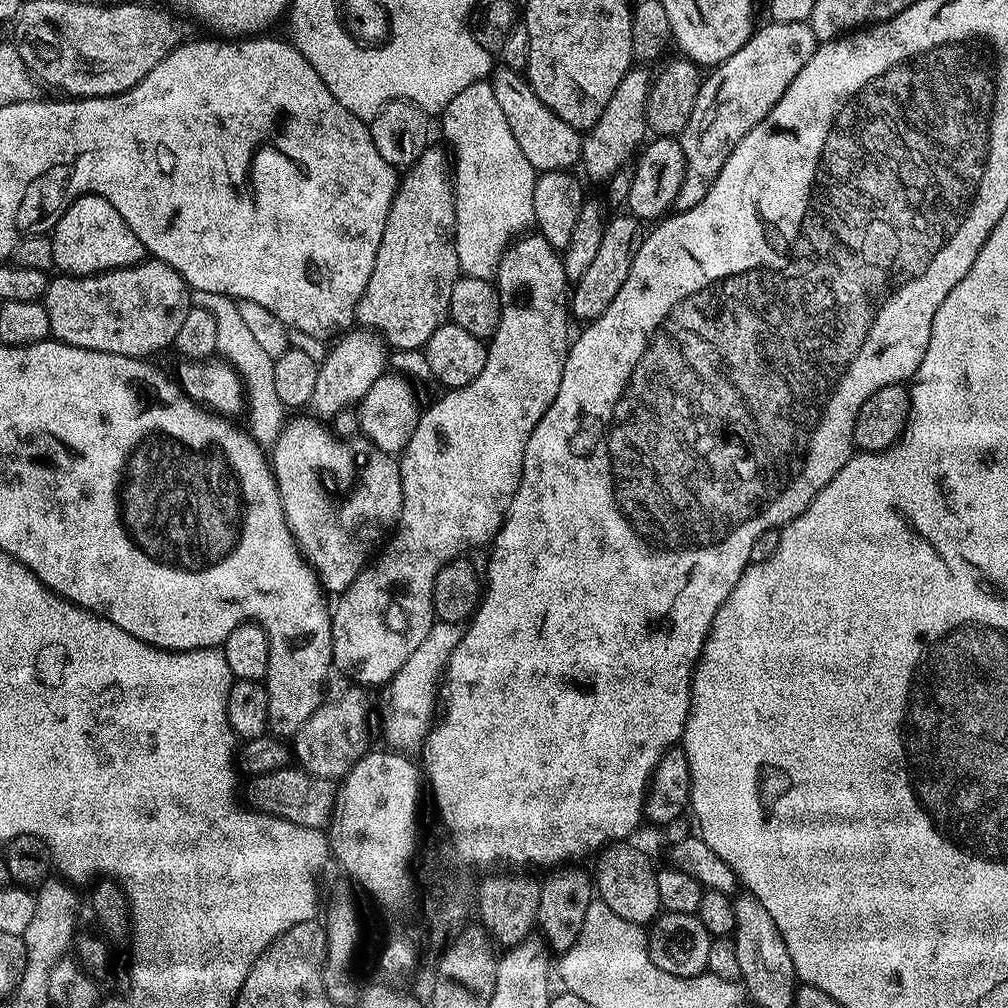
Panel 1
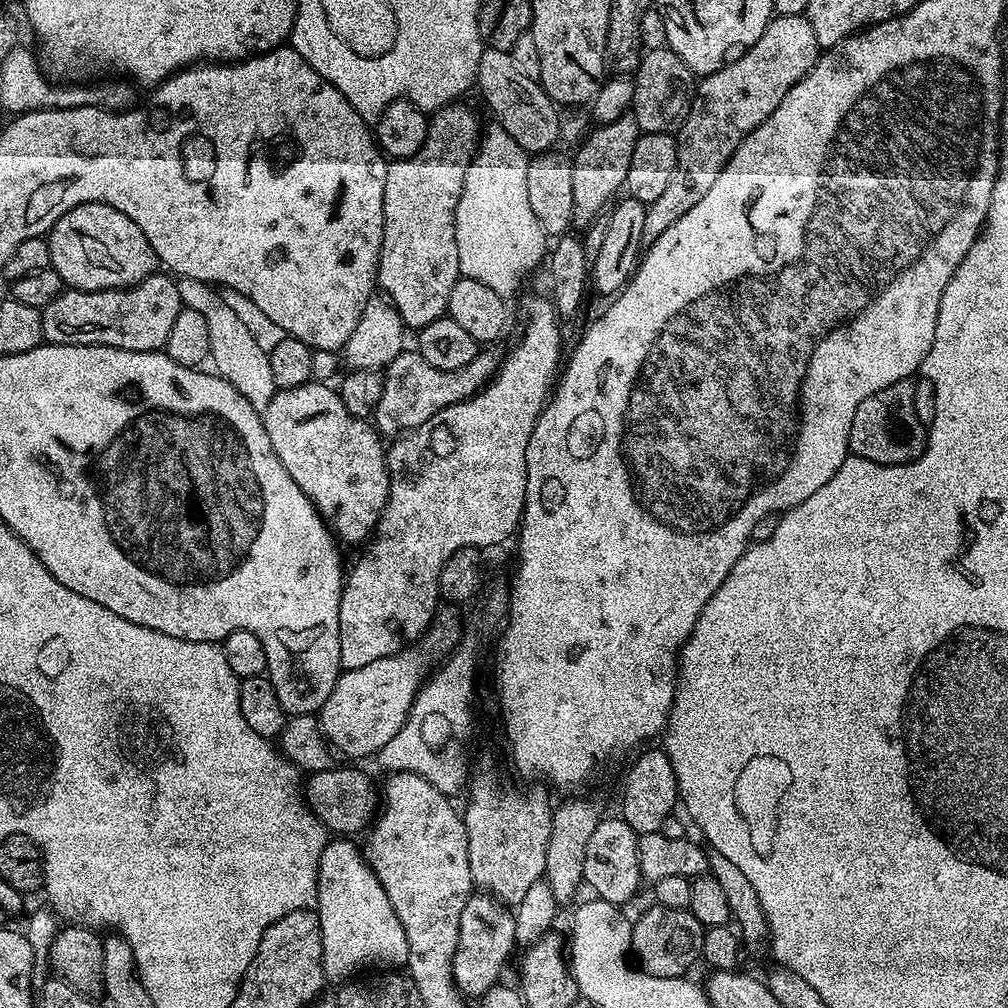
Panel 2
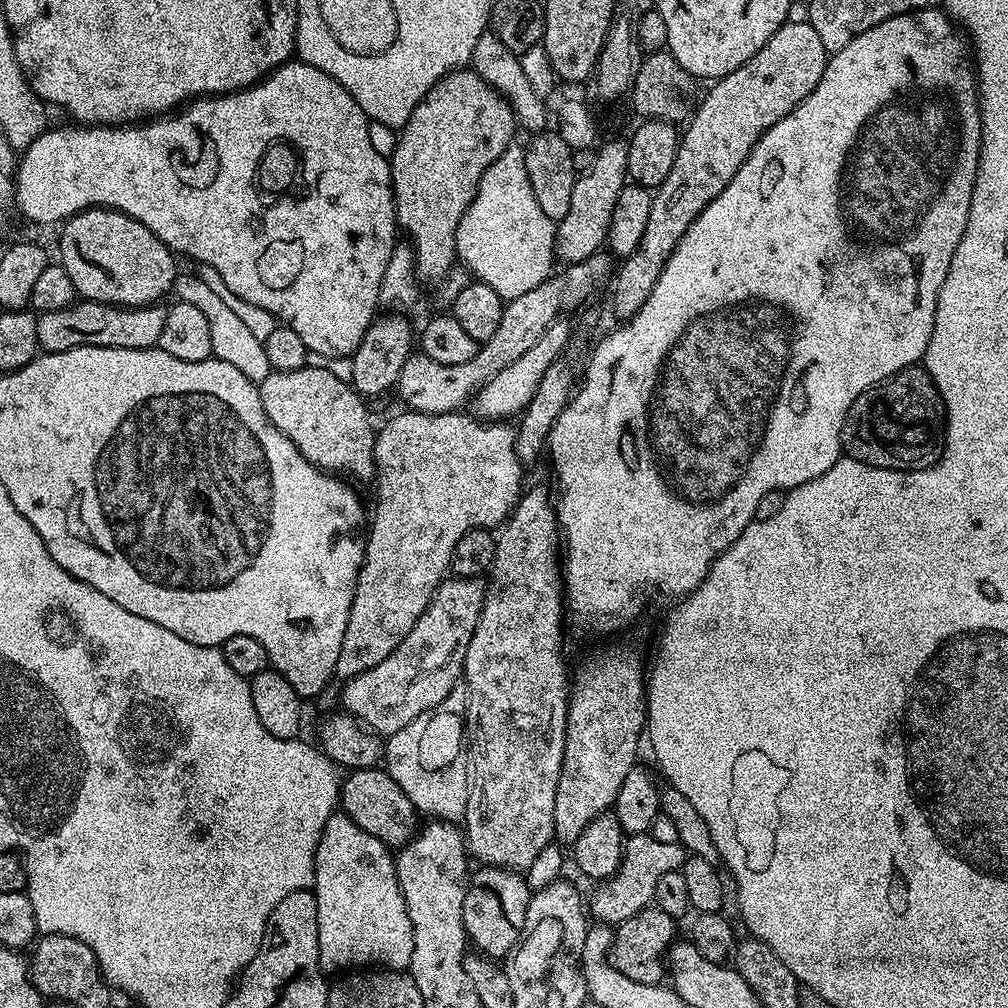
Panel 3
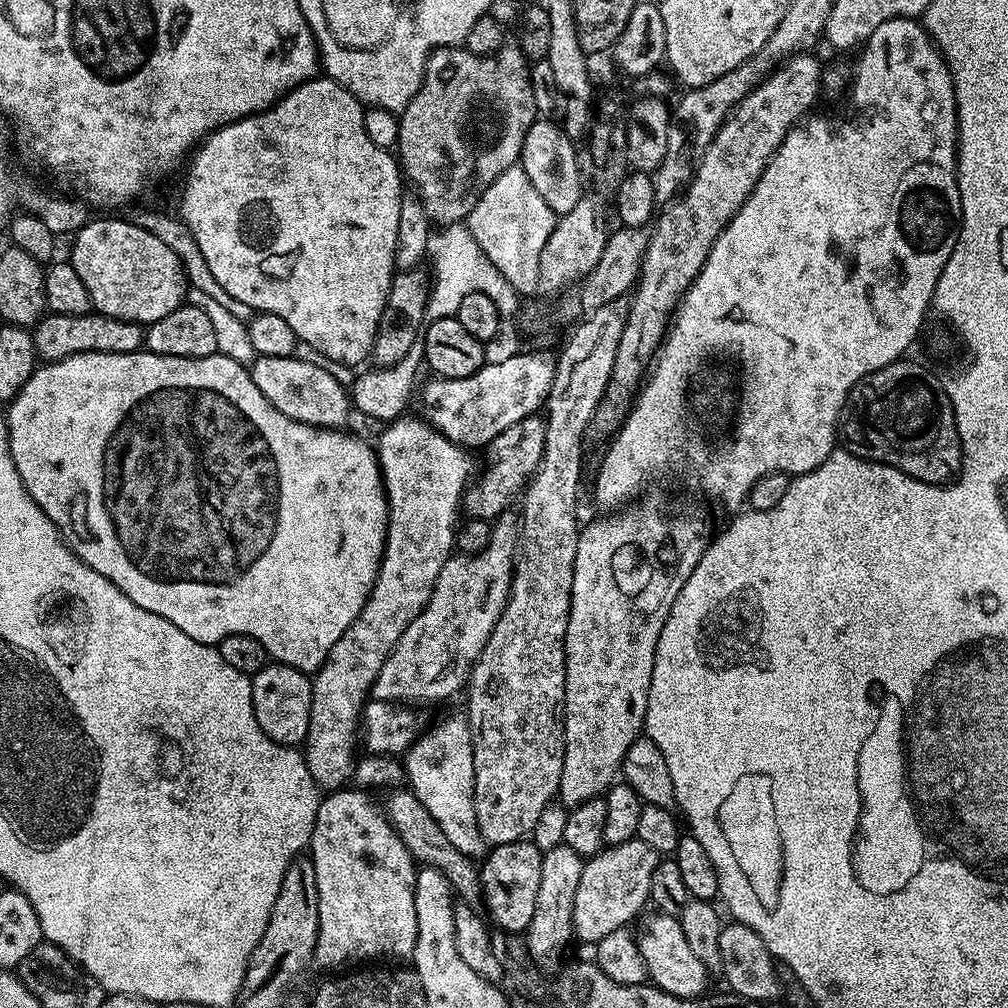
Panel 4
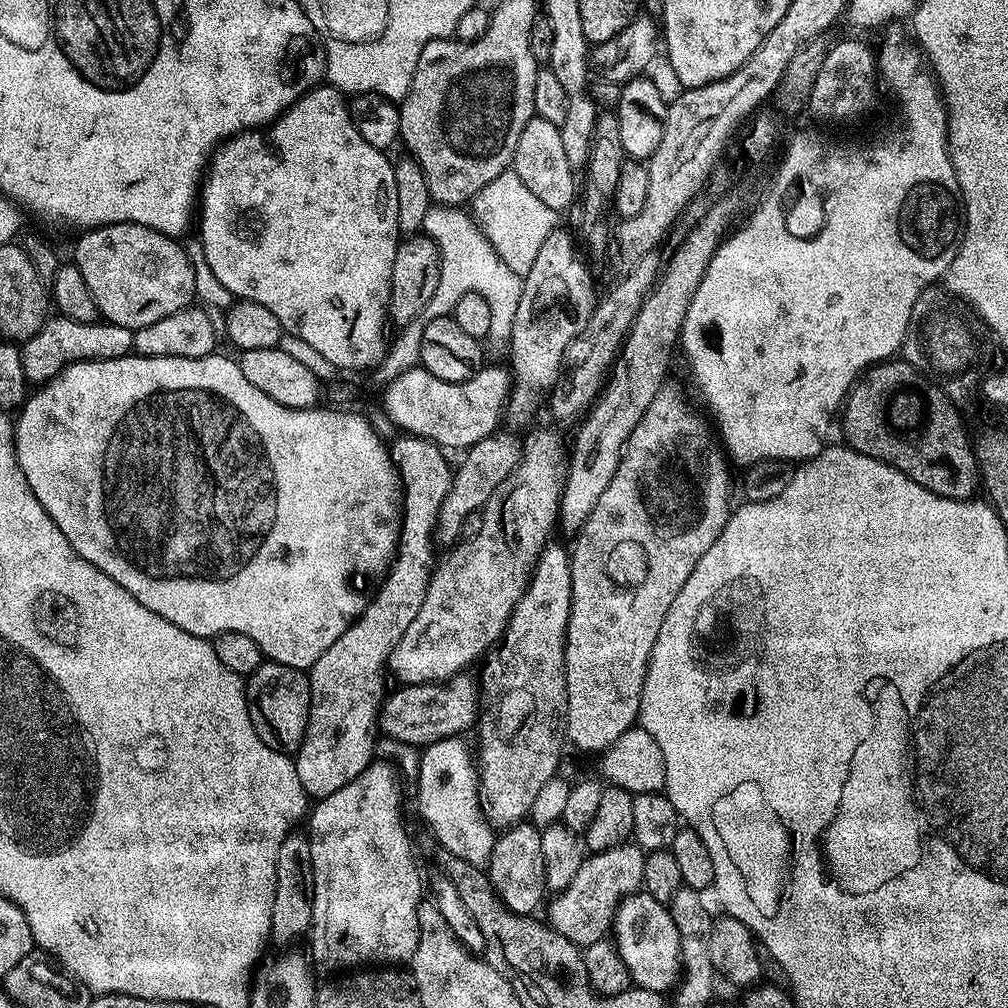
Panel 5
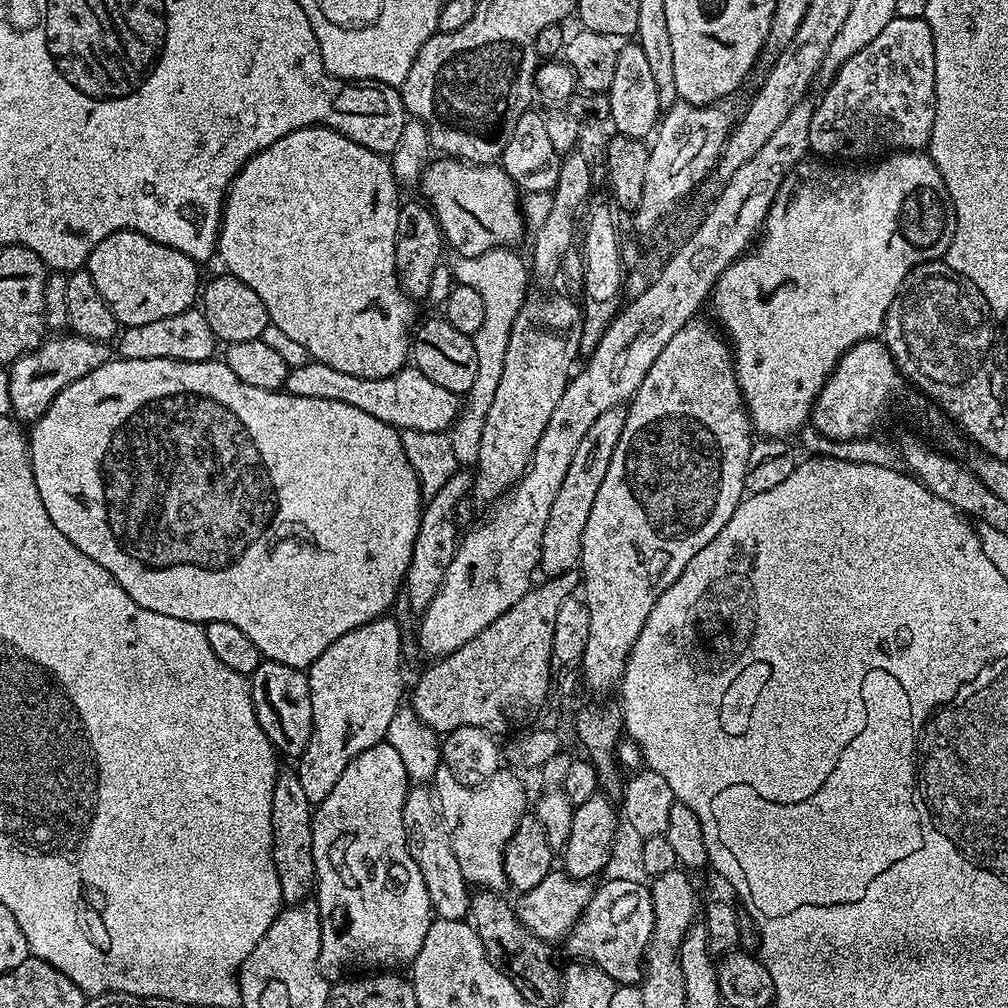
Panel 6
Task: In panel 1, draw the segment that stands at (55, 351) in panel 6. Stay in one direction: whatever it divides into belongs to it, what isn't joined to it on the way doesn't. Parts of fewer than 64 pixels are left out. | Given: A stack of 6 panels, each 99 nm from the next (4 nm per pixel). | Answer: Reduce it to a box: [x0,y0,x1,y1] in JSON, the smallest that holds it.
[42,258,192,358]

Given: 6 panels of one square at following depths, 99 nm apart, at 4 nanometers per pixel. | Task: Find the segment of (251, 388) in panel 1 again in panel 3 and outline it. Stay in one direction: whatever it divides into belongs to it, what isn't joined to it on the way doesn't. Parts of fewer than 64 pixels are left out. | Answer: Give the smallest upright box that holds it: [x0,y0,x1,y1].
[173,272,272,384]

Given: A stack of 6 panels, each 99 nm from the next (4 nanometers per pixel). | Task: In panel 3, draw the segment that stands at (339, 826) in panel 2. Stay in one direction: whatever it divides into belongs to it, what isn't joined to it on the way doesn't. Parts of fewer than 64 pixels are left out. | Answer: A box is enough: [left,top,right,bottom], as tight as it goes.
[338,766,418,848]

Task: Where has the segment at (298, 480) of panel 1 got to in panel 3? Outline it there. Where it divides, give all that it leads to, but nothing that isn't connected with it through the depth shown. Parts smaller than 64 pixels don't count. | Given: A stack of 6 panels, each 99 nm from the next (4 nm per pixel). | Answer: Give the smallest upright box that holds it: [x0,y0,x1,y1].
[258,366,377,481]

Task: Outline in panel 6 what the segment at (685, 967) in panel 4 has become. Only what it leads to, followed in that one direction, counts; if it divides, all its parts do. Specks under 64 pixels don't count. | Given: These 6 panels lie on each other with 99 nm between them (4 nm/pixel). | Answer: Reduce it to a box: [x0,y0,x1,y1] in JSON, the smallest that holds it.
[562,880,654,986]

